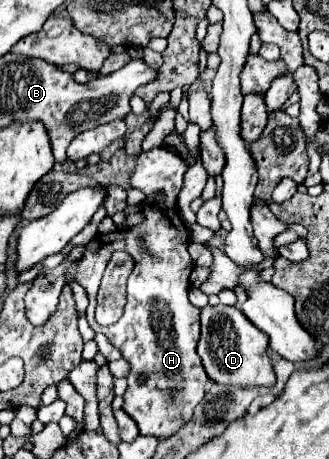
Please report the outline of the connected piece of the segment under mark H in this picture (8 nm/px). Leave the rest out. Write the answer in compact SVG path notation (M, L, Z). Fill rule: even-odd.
M167 148L141 152L137 168L131 176L131 186L147 194L147 200L141 206L145 220L139 226L127 230L97 234L87 244L75 274L75 280L83 284L89 294L87 320L91 328L95 332L103 332L131 364L123 410L137 422L143 436L155 436L159 440L167 440L191 420L195 406L205 396L205 382L209 380L195 352L199 340L199 308L193 306L187 298L189 274L195 264L187 252L187 226L175 210L185 170L187 164ZM157 190L165 192L165 200L153 198ZM115 250L129 252L135 260L135 268L127 282L127 306L119 322L113 326L99 326L95 322L95 296ZM139 376L145 376L145 384L139 382Z

